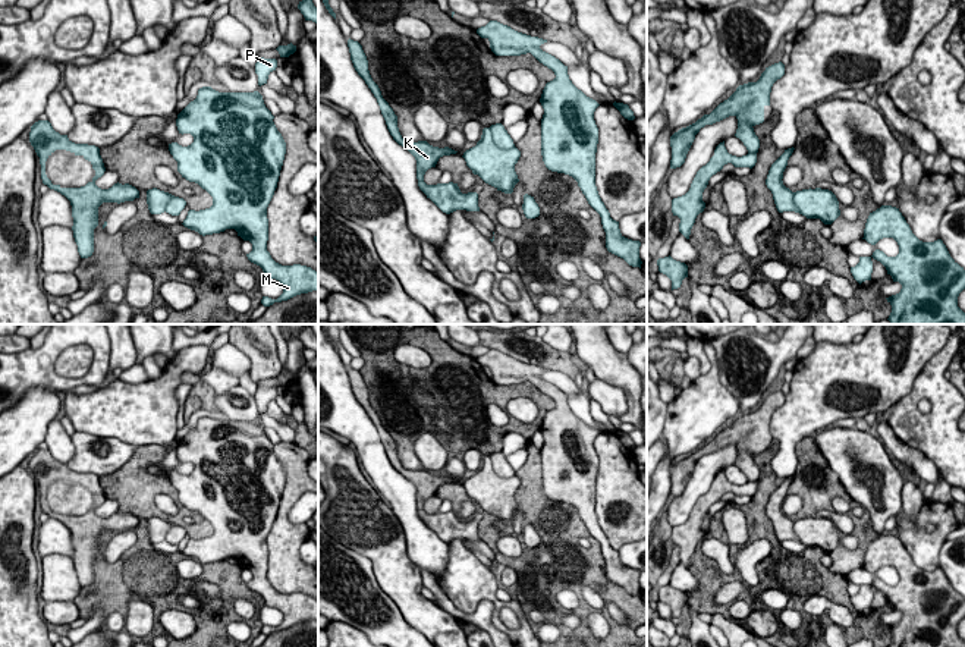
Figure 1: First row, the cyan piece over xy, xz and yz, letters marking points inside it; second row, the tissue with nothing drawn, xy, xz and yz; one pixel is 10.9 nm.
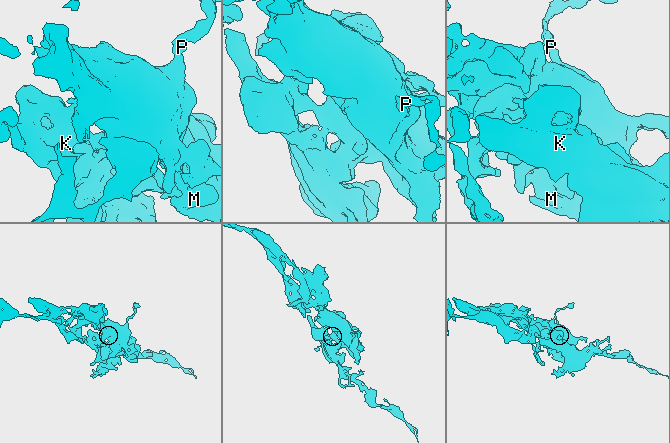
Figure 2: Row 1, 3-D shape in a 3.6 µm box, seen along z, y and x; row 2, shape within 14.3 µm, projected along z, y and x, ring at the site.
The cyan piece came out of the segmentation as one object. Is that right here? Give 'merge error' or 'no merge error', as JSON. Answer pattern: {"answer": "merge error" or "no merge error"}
{"answer": "no merge error"}

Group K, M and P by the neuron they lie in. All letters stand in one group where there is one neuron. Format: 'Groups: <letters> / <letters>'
Groups: K M P

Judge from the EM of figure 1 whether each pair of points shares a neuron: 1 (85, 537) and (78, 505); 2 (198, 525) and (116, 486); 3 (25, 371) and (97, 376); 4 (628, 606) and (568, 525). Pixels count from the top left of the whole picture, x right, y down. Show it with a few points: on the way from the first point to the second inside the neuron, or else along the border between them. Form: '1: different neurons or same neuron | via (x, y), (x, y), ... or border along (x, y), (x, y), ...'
1: same neuron | via (85, 530), (85, 512)
2: same neuron | via (178, 520), (150, 509), (137, 496)
3: same neuron | via (43, 374), (56, 382), (79, 382)
4: same neuron | via (607, 589), (568, 546)

